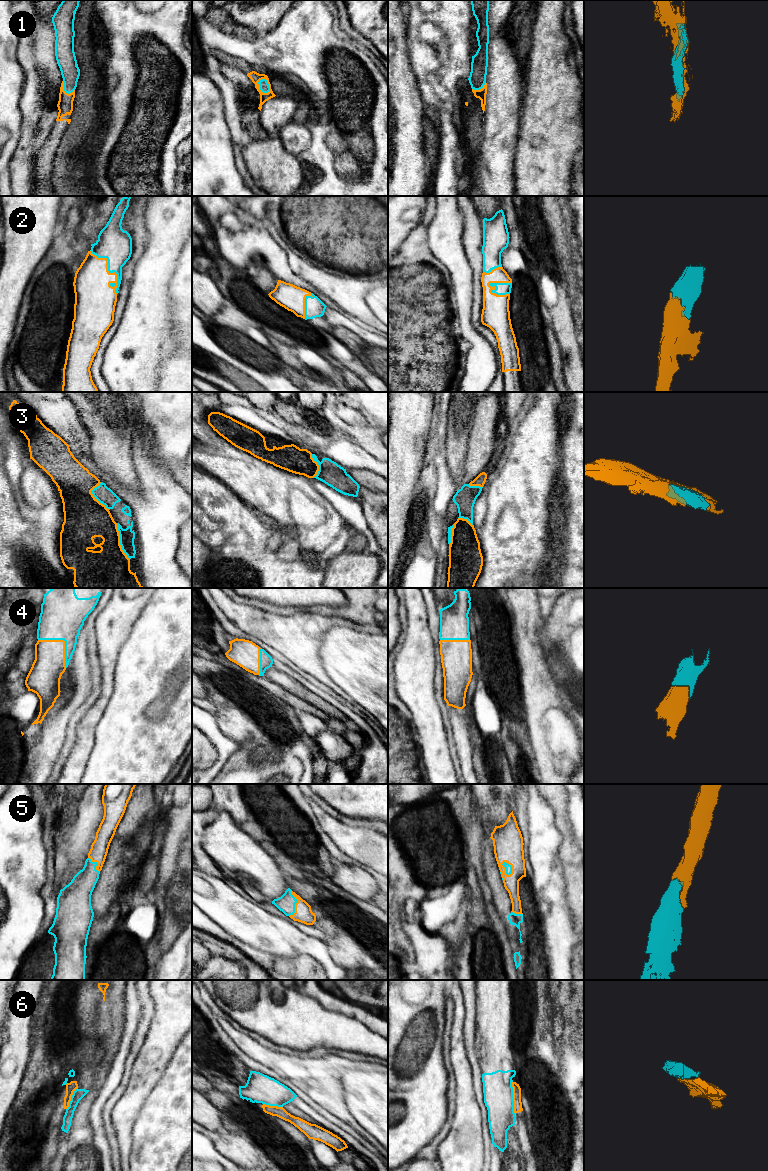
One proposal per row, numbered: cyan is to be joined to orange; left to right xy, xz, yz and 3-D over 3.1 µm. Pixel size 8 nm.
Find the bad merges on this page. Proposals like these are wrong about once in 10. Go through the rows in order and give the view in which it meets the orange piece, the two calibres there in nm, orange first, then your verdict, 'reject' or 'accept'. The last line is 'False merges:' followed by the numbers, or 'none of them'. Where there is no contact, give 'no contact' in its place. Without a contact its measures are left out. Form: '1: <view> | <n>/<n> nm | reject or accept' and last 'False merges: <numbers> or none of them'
1: xz | 80/80 nm | accept
2: xy | 320/260 nm | accept
3: xy | 360/120 nm | accept
4: xy | 260/360 nm | accept
5: yz | 240/50 nm | accept
6: yz | 60/240 nm | reject
False merges: 6

